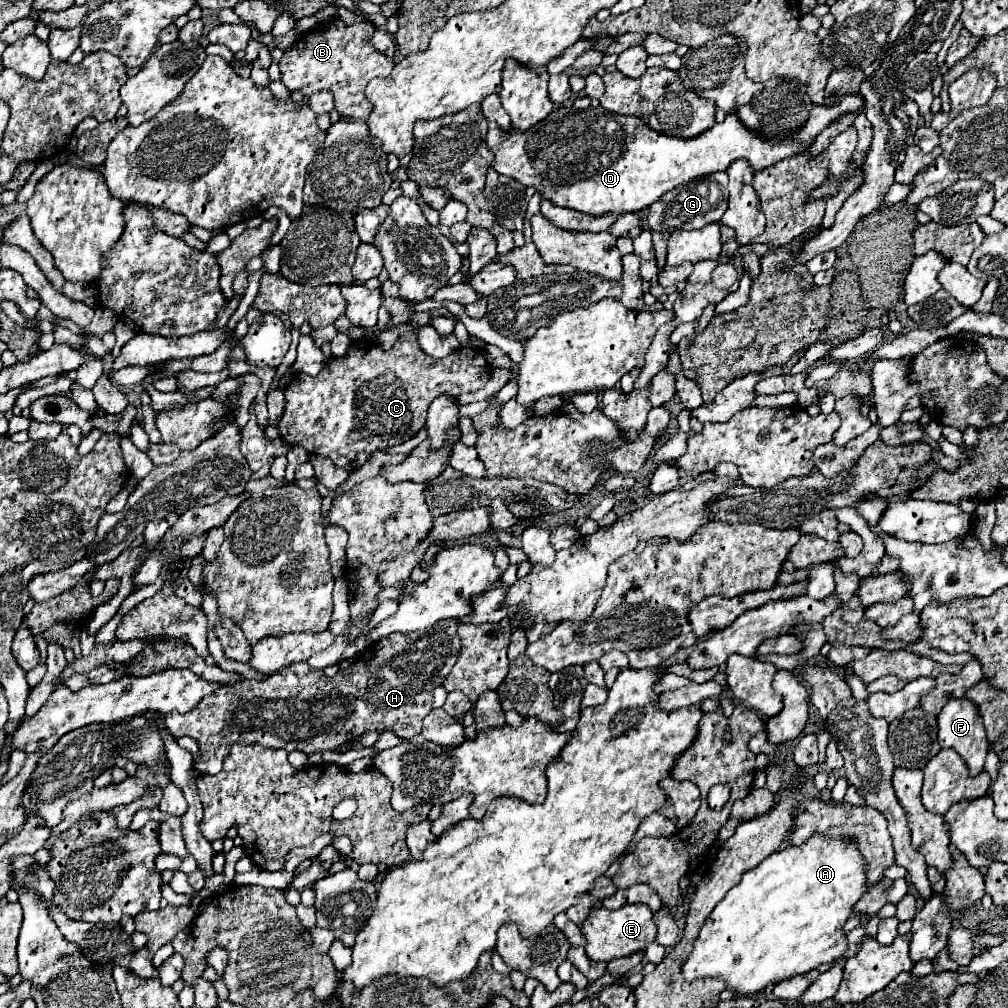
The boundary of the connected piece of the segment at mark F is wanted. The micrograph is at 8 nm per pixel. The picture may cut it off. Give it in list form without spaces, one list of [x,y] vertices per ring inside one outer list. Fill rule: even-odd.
[[[953,698],[943,706],[937,720],[939,744],[957,750],[973,776],[983,772],[989,742],[985,738],[985,726],[977,704],[969,698]]]

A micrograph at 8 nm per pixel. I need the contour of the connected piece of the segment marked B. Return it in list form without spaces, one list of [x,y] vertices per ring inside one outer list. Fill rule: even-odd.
[[[341,18],[321,22],[309,36],[301,36],[291,48],[285,50],[279,68],[283,84],[293,92],[301,90],[311,96],[319,90],[331,90],[335,94],[335,108],[343,120],[367,120],[373,106],[365,96],[365,88],[373,78],[389,76],[395,60],[369,44],[369,36],[375,26],[367,20],[345,24]]]

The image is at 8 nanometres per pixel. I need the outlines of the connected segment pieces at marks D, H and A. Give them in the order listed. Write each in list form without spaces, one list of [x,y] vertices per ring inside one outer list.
[[[857,94],[857,98],[841,98],[841,102],[835,102],[833,106],[815,106],[811,110],[807,126],[803,126],[789,142],[765,142],[765,138],[757,138],[757,134],[749,134],[741,122],[737,122],[737,114],[729,114],[725,122],[715,124],[711,130],[705,134],[699,134],[693,140],[683,140],[683,138],[669,138],[661,136],[655,130],[649,130],[649,126],[641,124],[639,118],[629,118],[629,116],[619,116],[619,114],[609,114],[605,108],[587,108],[587,110],[577,110],[577,108],[553,108],[549,118],[537,122],[525,132],[519,130],[501,130],[495,122],[489,124],[489,134],[487,134],[487,146],[493,152],[493,170],[509,176],[525,186],[533,186],[543,198],[551,200],[553,204],[561,208],[571,208],[583,214],[591,216],[601,216],[609,214],[613,210],[617,212],[639,212],[653,202],[657,202],[665,192],[673,190],[679,184],[685,184],[689,180],[695,180],[705,174],[713,174],[719,170],[727,170],[727,166],[739,158],[747,158],[755,170],[763,170],[783,158],[795,156],[809,148],[809,142],[833,122],[833,118],[839,118],[841,114],[847,114],[849,110],[863,110],[863,98]]]
[[[449,618],[439,626],[417,634],[389,634],[363,650],[355,658],[351,668],[337,672],[333,678],[327,678],[323,670],[315,670],[307,662],[295,662],[293,666],[285,666],[285,670],[275,672],[263,682],[245,680],[237,682],[237,686],[223,686],[205,696],[205,700],[189,710],[189,714],[169,712],[169,716],[165,716],[165,726],[173,736],[191,736],[199,744],[201,756],[195,760],[193,768],[201,774],[219,774],[223,760],[229,756],[229,748],[237,742],[313,754],[323,750],[337,750],[339,746],[353,742],[355,738],[371,730],[391,730],[399,738],[413,738],[421,734],[423,718],[433,710],[433,690],[443,684],[459,658],[457,654],[461,652],[461,640],[457,636],[457,626],[459,620]]]
[[[813,834],[799,846],[787,846],[773,852],[763,862],[747,870],[741,882],[733,886],[709,914],[699,938],[695,940],[693,952],[683,966],[685,978],[721,978],[727,988],[737,992],[737,996],[751,996],[761,992],[767,984],[807,974],[819,964],[831,964],[835,958],[841,958],[847,948],[843,926],[853,916],[853,906],[865,894],[865,868],[867,862],[861,858],[861,852],[851,838],[827,838],[823,834]]]

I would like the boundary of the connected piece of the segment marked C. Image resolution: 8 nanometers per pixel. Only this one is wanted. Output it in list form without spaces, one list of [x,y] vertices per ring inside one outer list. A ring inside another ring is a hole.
[[[405,332],[391,350],[381,350],[377,342],[357,340],[341,358],[331,358],[329,366],[317,376],[295,372],[285,386],[285,412],[277,424],[281,438],[289,446],[303,446],[311,454],[321,454],[333,460],[337,468],[347,472],[357,470],[365,460],[377,452],[413,438],[427,420],[429,404],[441,396],[459,396],[463,392],[477,392],[489,380],[489,364],[485,352],[477,348],[459,348],[449,356],[437,360],[425,354],[417,342],[415,332]]]

